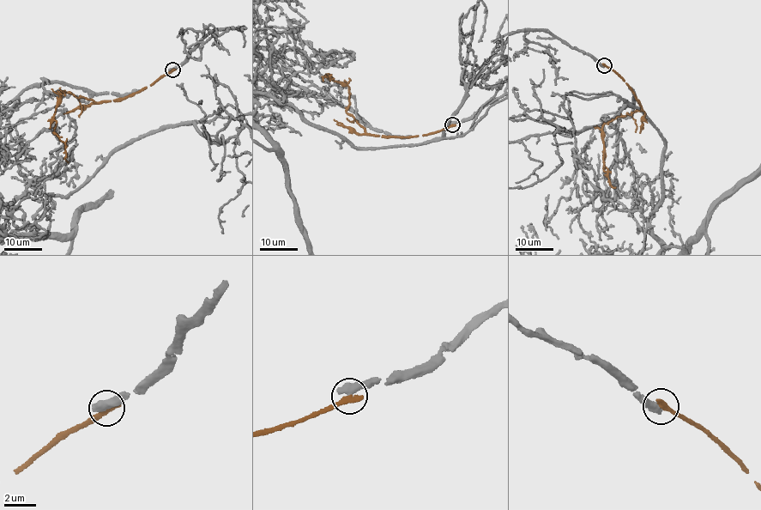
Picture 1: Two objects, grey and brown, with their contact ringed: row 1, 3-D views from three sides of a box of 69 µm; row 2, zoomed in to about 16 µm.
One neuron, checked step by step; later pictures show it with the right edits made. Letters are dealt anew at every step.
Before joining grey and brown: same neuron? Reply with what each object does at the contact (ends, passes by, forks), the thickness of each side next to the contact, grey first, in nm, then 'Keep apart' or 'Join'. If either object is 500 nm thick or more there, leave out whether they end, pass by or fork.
Thickness 650 nm (grey) against 380 nm. Keep apart

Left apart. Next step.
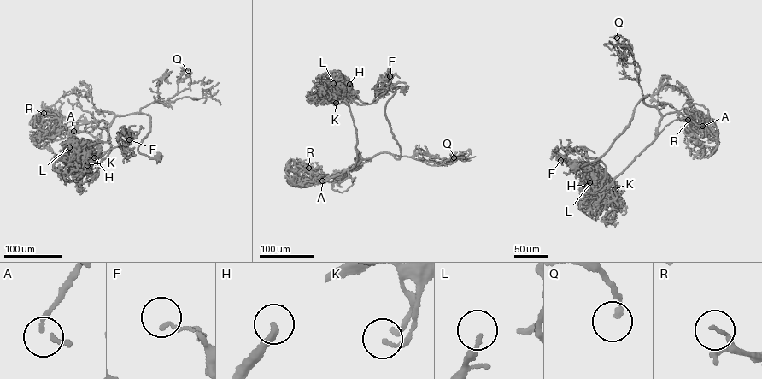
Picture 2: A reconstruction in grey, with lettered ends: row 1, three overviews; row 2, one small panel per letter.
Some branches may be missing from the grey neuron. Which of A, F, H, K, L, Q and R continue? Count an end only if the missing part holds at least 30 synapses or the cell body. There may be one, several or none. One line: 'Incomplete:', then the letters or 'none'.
Incomplete: H

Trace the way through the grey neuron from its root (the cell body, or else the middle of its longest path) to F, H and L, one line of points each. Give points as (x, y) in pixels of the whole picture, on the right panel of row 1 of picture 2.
F: (573, 166), (603, 154), (647, 96), (644, 102), (661, 115), (656, 139), (607, 187), (600, 159), (560, 160)
H: (573, 166), (603, 154), (647, 96), (644, 102), (661, 115), (656, 139), (601, 191), (590, 192), (587, 186)
L: (573, 166), (603, 154), (647, 96), (644, 102), (661, 115), (656, 139), (604, 192), (600, 182), (589, 182)

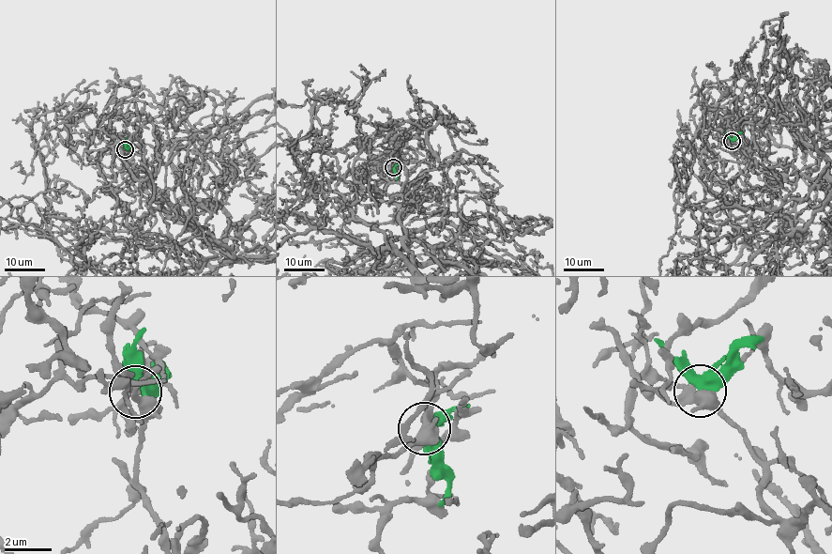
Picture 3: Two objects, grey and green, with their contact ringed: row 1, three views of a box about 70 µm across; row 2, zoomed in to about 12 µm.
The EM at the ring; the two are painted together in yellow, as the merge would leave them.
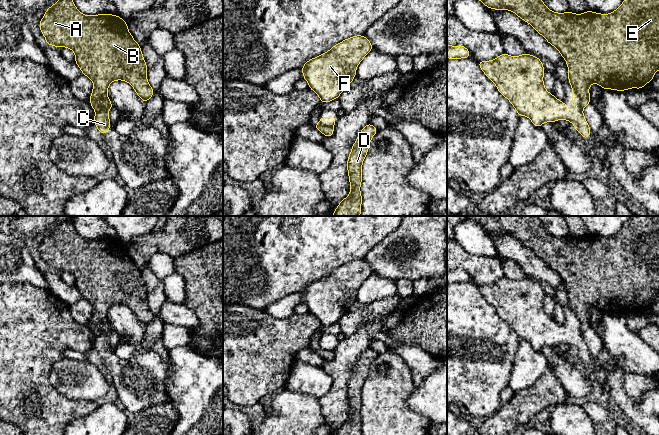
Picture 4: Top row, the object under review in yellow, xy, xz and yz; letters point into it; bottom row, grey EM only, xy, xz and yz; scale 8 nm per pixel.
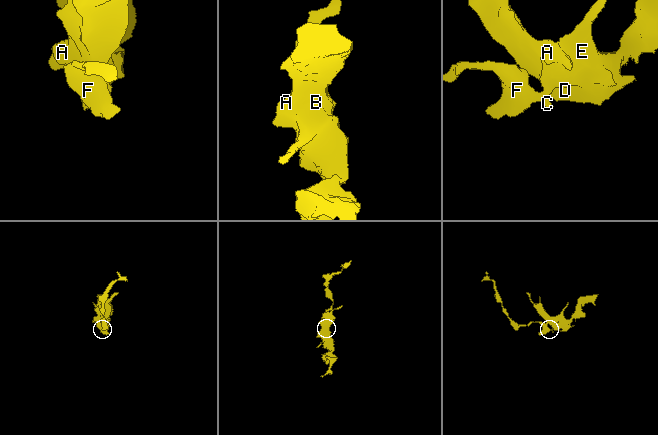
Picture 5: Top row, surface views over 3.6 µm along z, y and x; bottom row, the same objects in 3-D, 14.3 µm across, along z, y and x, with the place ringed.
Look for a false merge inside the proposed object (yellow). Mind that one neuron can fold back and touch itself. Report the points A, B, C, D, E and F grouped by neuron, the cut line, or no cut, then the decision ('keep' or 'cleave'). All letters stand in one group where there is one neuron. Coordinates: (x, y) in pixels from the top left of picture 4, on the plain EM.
groups A B D E / C F; cut yz (573, 313), (583, 331); cleave

